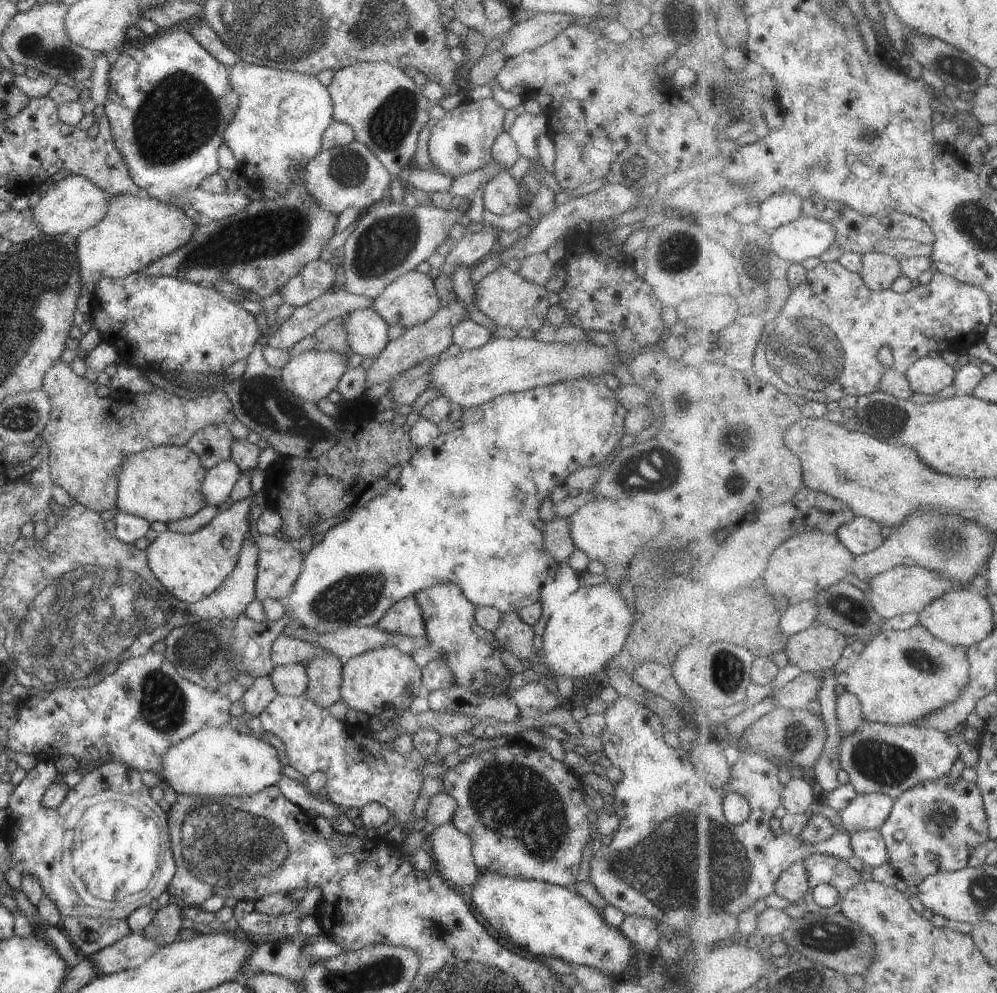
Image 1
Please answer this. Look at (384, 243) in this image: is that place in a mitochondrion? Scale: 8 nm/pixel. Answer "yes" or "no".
yes

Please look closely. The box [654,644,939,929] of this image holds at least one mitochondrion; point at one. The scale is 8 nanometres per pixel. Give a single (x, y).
(883, 764)

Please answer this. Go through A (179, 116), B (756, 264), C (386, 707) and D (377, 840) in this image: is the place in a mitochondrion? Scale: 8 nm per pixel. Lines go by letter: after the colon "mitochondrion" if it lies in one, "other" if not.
A: mitochondrion
B: mitochondrion
C: other
D: other

